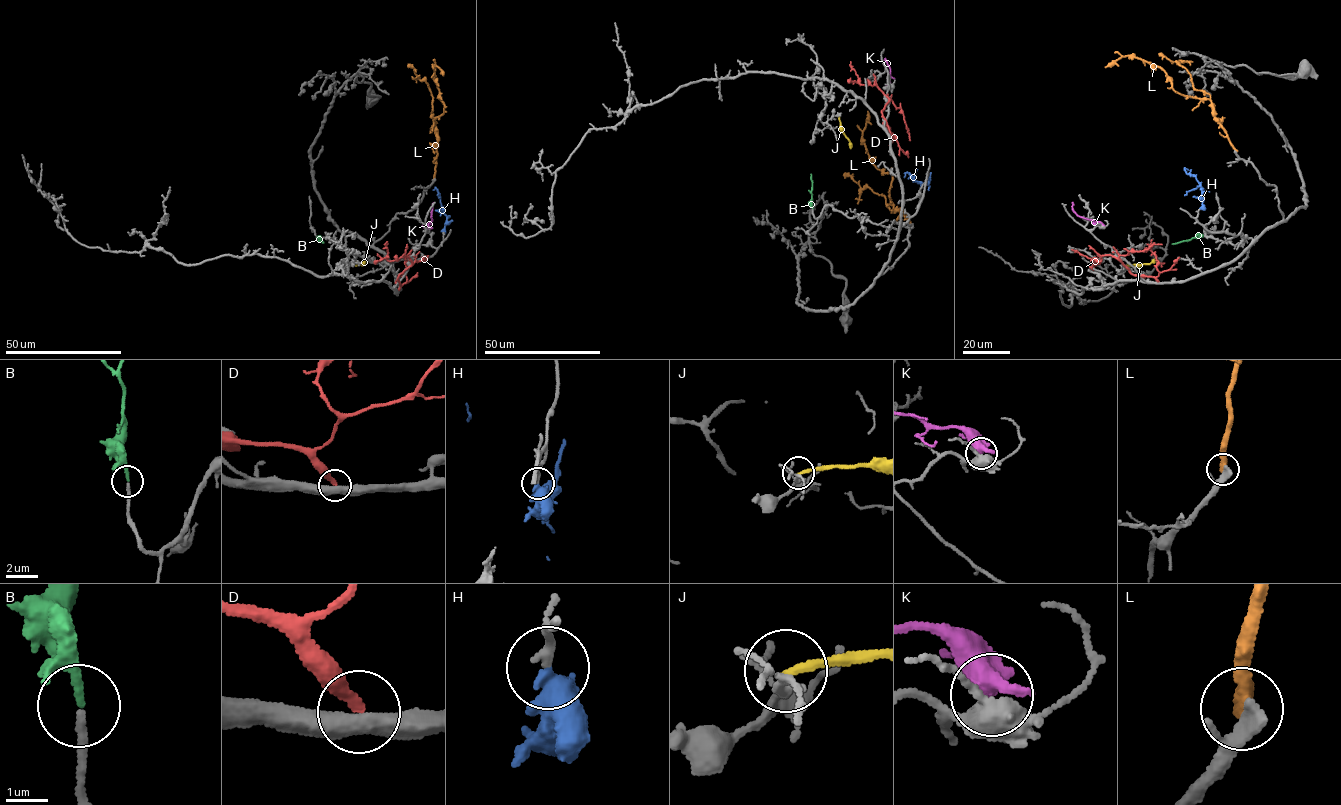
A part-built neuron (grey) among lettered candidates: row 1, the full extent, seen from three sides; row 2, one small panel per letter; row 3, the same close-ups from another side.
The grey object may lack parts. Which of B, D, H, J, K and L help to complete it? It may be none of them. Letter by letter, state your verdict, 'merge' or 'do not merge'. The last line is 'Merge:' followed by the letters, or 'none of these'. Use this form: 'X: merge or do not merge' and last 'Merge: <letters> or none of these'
B: merge
D: do not merge
H: merge
J: do not merge
K: do not merge
L: do not merge
Merge: B, H

